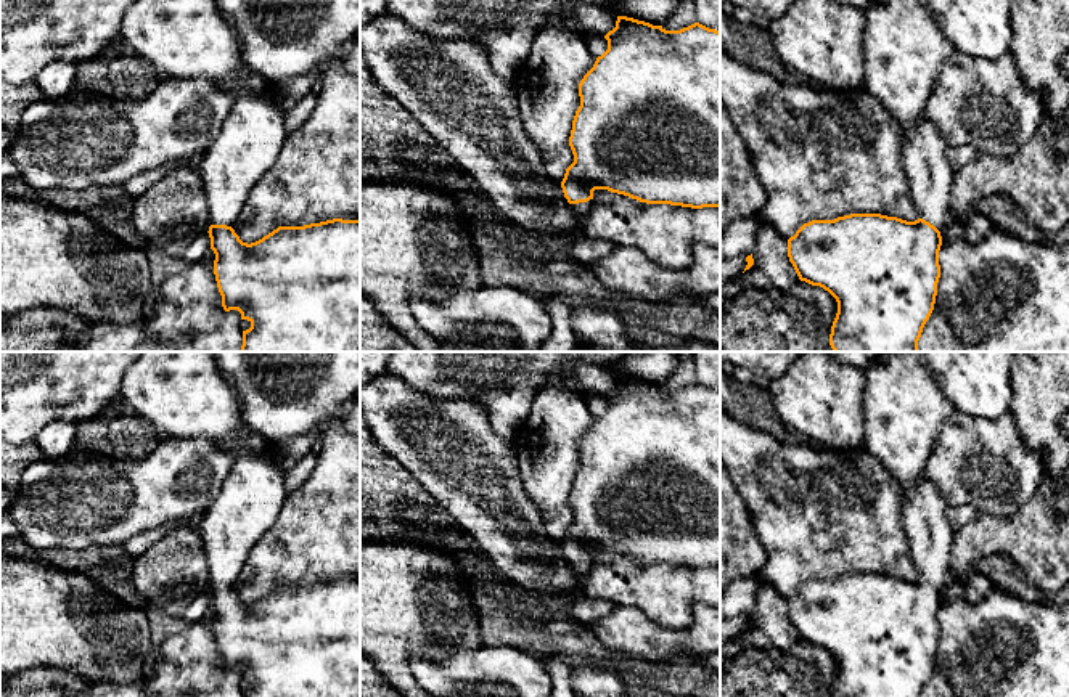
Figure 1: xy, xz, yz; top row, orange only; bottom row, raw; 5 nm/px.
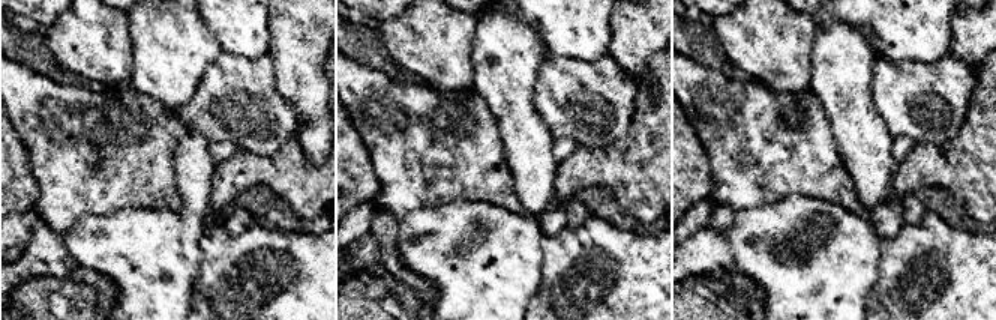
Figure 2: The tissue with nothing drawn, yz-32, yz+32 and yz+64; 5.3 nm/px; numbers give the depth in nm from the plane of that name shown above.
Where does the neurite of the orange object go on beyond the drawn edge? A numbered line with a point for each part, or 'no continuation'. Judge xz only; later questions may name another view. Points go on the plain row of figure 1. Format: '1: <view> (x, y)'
1: xz (582, 569)

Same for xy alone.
1: xy (182, 394)

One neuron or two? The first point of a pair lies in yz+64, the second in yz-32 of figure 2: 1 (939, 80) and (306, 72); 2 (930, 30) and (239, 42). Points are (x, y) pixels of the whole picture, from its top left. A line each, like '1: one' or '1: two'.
1: two
2: one

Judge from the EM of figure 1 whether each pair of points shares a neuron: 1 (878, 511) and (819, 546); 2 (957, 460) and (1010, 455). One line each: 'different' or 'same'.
1: same
2: same

